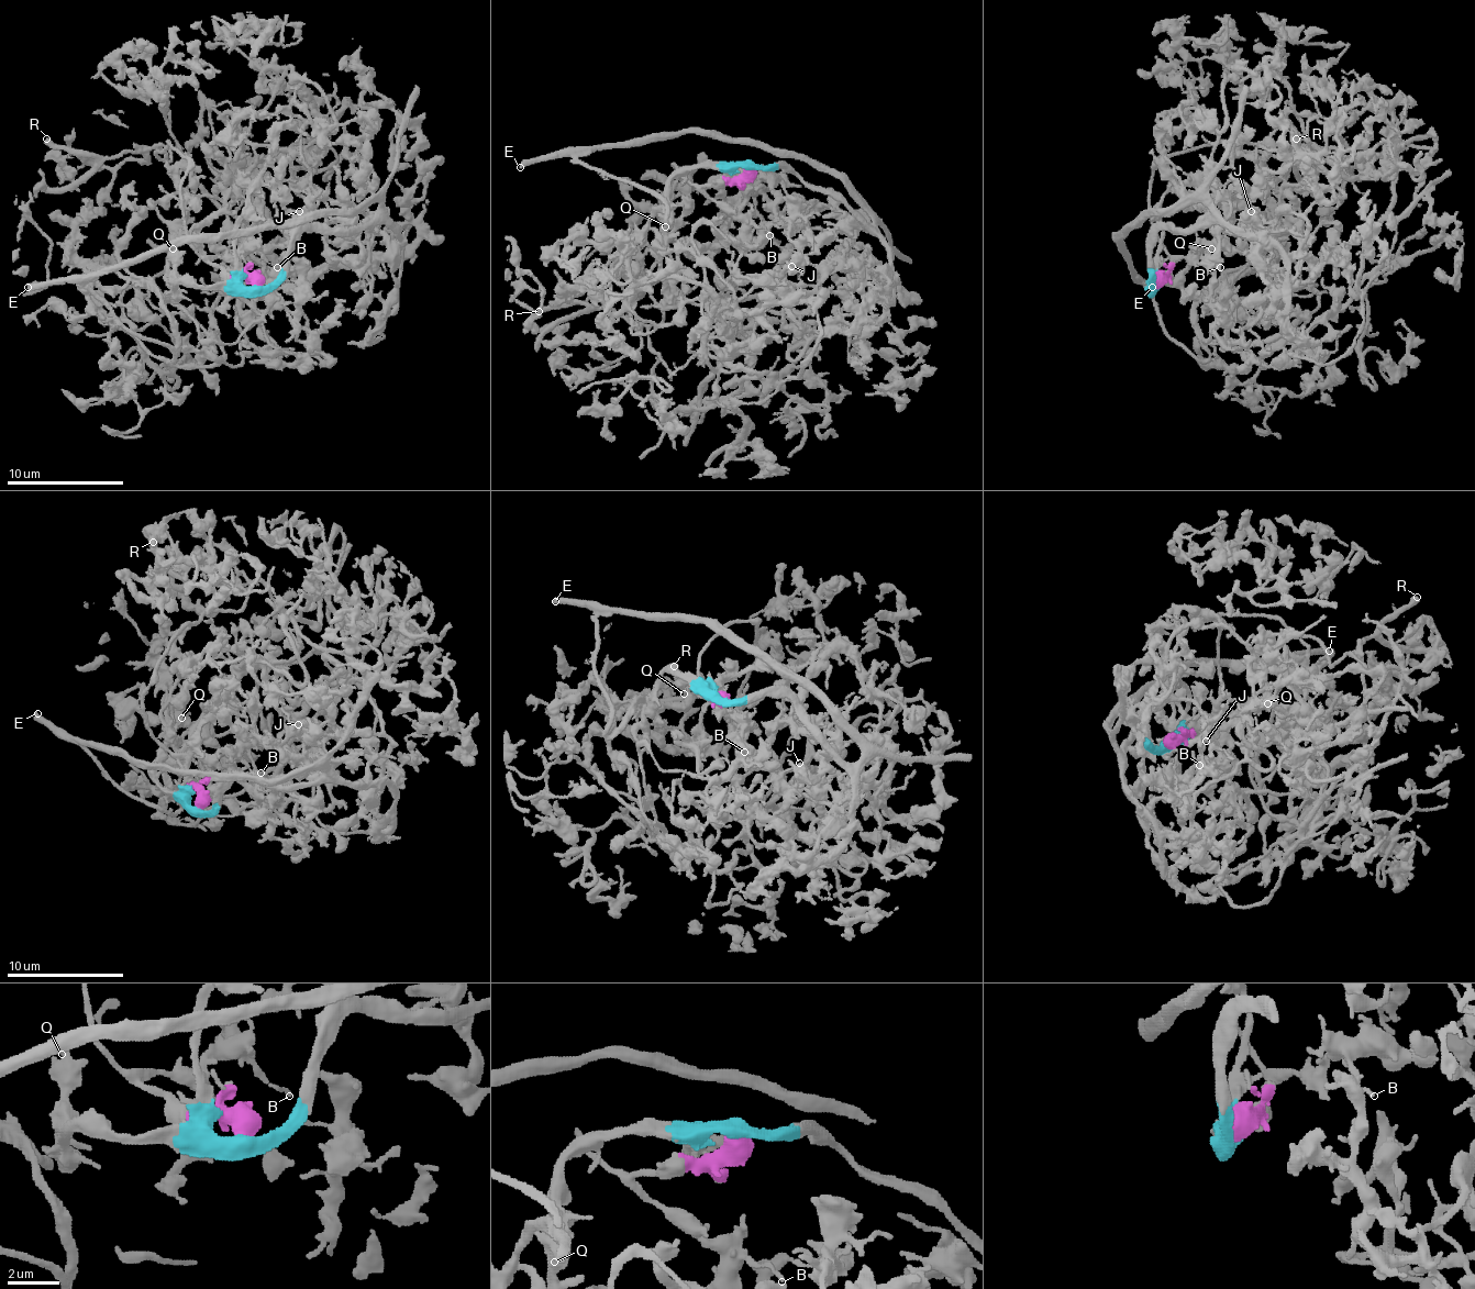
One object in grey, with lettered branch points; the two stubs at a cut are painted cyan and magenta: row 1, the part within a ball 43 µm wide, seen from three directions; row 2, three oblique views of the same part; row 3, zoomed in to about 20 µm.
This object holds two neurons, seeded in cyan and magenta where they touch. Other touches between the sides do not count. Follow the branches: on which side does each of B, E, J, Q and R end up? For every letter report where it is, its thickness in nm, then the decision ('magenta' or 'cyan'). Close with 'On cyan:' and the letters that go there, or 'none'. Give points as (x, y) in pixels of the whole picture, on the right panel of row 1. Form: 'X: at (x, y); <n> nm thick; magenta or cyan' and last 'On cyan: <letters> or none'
B: at (1220, 267); 90 nm thick; magenta
E: at (1152, 287); 400 nm thick; cyan
J: at (1251, 211); 120 nm thick; magenta
Q: at (1211, 248); 150 nm thick; cyan
R: at (1296, 139); 440 nm thick; magenta
On cyan: E, Q

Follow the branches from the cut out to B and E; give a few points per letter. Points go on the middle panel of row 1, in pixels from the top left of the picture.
B: (750, 168), (739, 177), (723, 177), (702, 189), (771, 235)
E: (750, 168), (691, 165), (656, 212), (667, 224), (653, 195), (568, 156), (521, 168)

